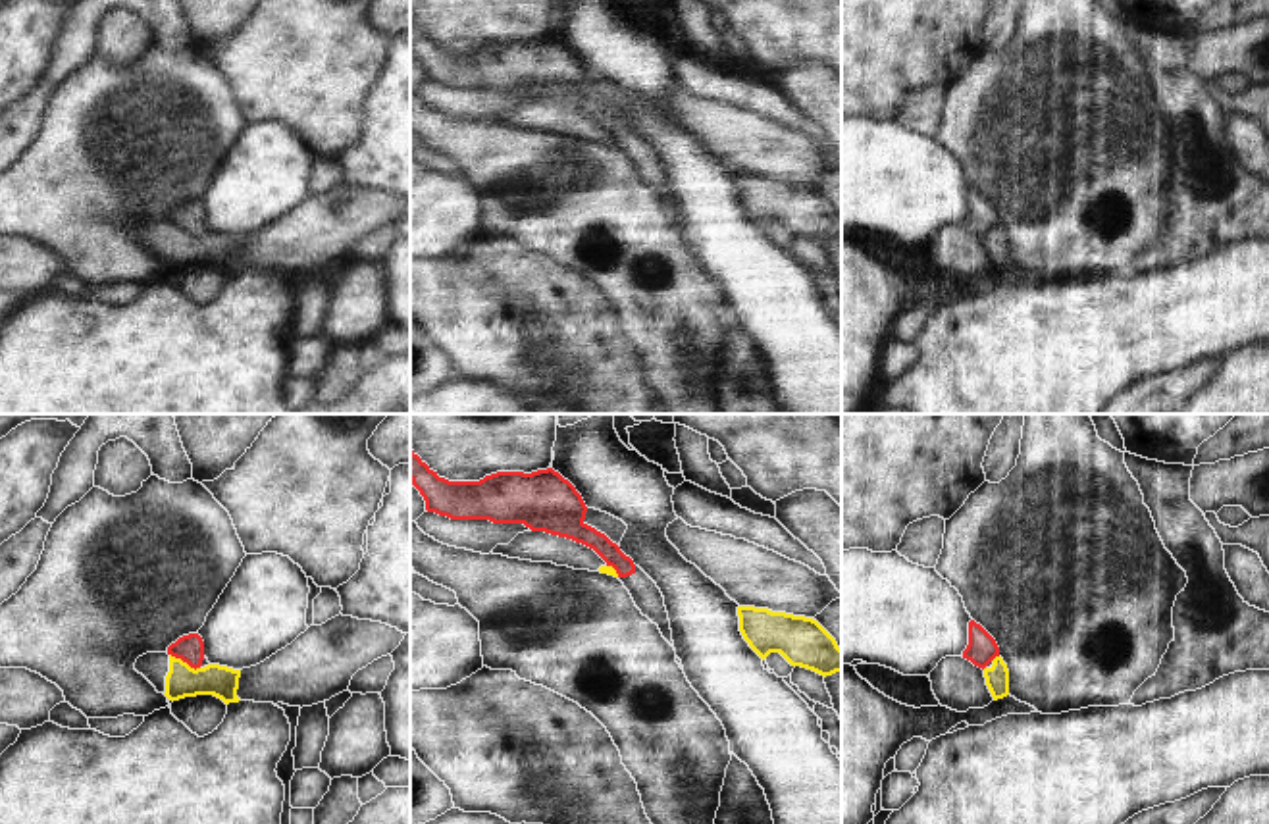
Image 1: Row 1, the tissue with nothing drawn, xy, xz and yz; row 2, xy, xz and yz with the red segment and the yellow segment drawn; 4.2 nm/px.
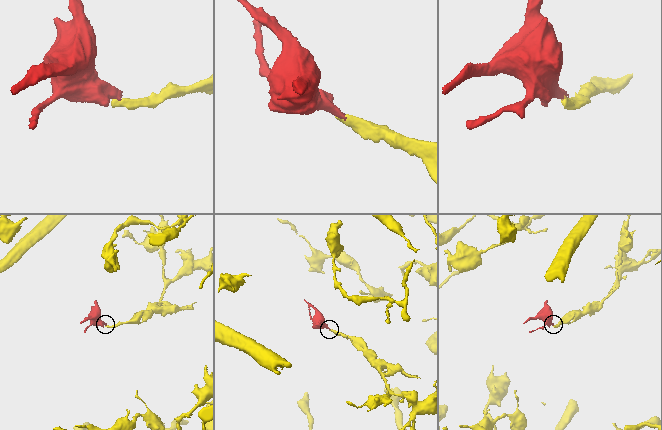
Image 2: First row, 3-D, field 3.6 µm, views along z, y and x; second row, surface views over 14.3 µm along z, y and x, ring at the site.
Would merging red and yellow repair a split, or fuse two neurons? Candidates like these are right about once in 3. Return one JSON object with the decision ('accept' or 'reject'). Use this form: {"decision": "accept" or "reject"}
{"decision": "reject"}

